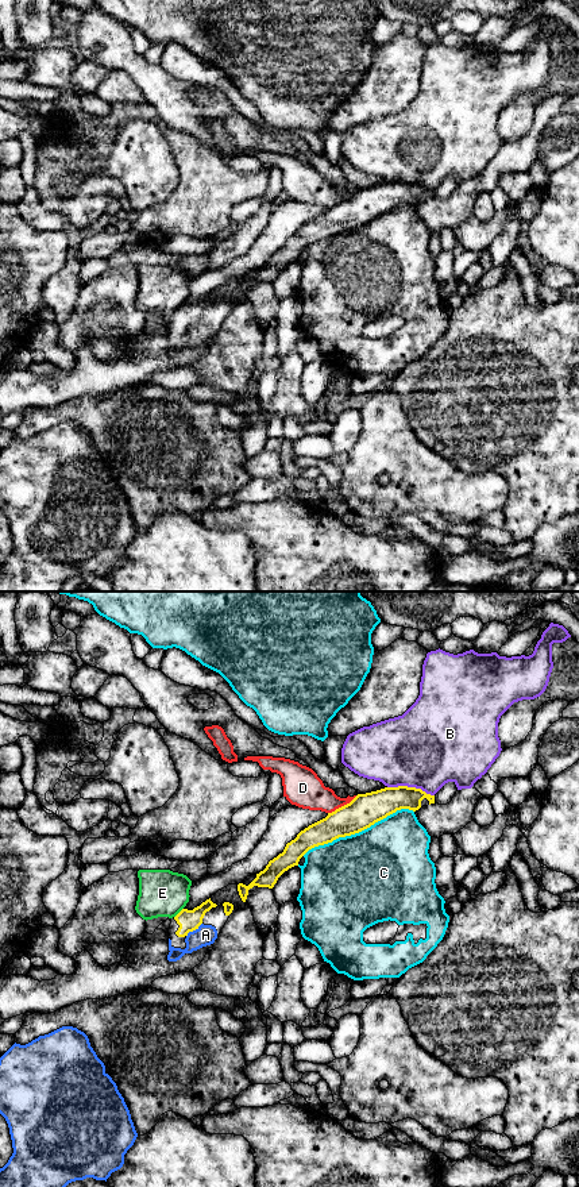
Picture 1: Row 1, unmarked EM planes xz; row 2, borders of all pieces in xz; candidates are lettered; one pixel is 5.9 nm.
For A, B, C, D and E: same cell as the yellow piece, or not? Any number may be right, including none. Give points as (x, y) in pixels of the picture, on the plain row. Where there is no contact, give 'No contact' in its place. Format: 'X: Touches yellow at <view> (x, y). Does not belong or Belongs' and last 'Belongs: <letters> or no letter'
A: Touches yellow at xz (193, 324). Belongs
B: Touches yellow at xz (410, 182). Does not belong
C: Touches yellow at xz (358, 227). Does not belong
D: Touches yellow at xz (342, 201). Does not belong
E: Touches yellow at xz (178, 308). Does not belong
Belongs: A

